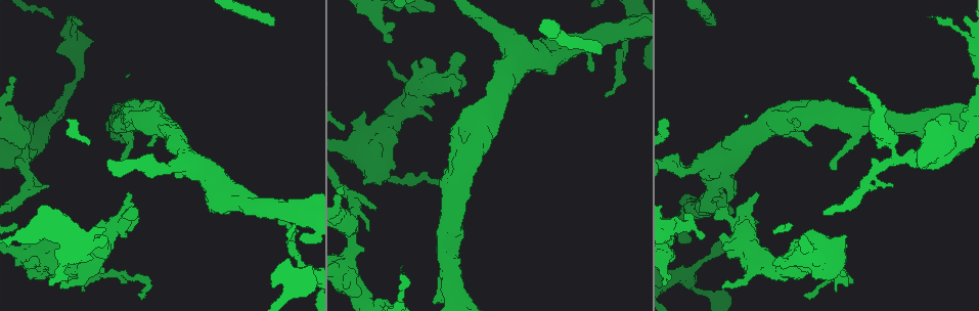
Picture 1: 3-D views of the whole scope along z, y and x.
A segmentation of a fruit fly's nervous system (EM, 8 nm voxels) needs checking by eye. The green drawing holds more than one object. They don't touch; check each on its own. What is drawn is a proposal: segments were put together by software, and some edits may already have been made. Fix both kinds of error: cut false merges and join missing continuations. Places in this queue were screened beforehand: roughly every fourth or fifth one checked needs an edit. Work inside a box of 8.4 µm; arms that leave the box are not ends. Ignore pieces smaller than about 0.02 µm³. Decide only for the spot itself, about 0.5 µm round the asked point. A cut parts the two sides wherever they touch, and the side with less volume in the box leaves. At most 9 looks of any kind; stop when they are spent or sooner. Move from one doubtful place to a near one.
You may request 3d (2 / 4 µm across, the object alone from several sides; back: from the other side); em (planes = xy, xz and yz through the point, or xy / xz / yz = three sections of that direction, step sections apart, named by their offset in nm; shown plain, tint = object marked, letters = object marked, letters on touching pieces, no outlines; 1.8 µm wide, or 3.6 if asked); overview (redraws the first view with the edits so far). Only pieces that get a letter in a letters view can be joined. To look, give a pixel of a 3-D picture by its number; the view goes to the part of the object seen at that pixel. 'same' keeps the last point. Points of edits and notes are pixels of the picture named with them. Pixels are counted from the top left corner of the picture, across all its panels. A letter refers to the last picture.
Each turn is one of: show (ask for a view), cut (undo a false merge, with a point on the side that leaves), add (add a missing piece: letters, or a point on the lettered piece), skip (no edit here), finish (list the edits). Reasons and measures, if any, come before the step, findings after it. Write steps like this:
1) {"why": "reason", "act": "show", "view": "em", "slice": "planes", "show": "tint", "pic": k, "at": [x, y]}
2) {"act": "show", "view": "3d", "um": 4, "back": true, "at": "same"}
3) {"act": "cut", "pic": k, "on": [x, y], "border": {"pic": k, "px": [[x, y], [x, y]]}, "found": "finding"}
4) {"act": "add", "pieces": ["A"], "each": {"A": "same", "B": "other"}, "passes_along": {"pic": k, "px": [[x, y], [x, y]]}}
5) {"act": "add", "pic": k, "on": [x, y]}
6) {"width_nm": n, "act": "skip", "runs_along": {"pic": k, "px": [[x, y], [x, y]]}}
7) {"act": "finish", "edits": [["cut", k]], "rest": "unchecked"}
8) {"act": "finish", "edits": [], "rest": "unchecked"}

{"why": "an open end", "act": "show", "view": "em", "slice": "xy", "step": 8, "show": "letters", "pic": 1, "at": [71, 18]}

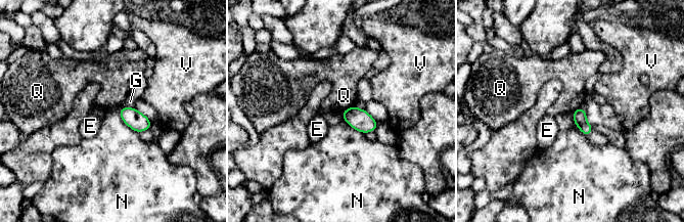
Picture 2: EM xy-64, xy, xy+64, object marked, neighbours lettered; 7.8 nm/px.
{"width_nm": 110, "longest_contact_nm": ["N", 260], "act": "skip", "each": {"E": "other", "G": "other", "N": "other", "Q": "other", "V": "other"}, "found": "no lettered piece goes on from it"}

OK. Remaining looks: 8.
{"why": "arms part here", "act": "show", "view": "em", "um": 3.6, "slice": "yz", "step": 8, "show": "tint", "pic": 1, "at": [452, 290]}

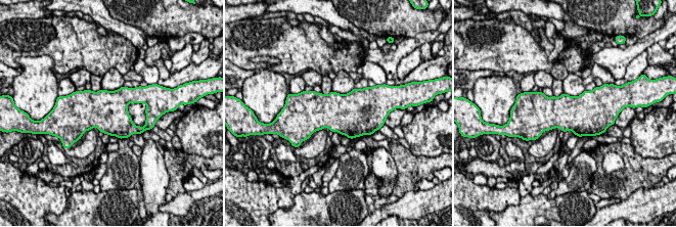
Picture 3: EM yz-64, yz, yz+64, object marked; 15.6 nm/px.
{"why": "another direction", "act": "show", "view": "em", "um": 3.6, "slice": "planes", "show": "letters", "at": "same"}

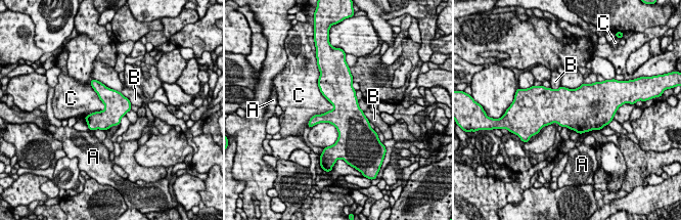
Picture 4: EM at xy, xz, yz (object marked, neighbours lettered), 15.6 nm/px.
{"width_nm": 380, "act": "skip", "each": {"A": "other", "B": "other", "C": "other"}, "border": {"pic": 4, "px": [[317, 80], [333, 107], [307, 124]]}, "found": "continuous, no second neuron"}

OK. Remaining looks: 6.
{"act": "show", "view": "em", "slice": "planes", "show": "letters", "pic": 1, "at": [274, 25]}

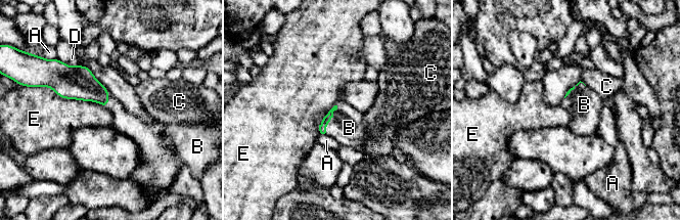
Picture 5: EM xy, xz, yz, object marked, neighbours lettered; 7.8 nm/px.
{"act": "add", "pieces": ["B"], "each": {"A": "other", "B": "same", "C": "other", "D": "other", "E": "other"}, "passes_along": {"pic": 5, "px": [[328, 116], [331, 119], [348, 127]]}, "found": "the neuron continues"}

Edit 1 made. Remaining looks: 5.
{"act": "show", "view": "3d", "um": 4, "pic": 1, "at": [728, 201]}

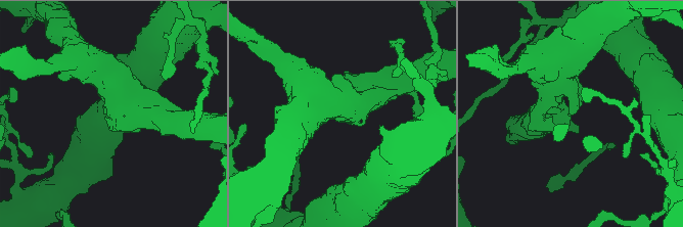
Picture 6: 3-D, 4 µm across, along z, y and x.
{"why": "need the tissue", "act": "show", "view": "em", "slice": "planes", "show": "tint", "pic": 6, "at": [569, 113]}

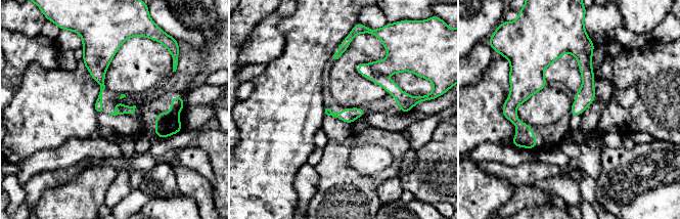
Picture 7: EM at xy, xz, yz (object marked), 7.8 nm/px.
{"why": "what lies round it", "act": "show", "view": "em", "slice": "planes", "show": "letters", "at": "same"}

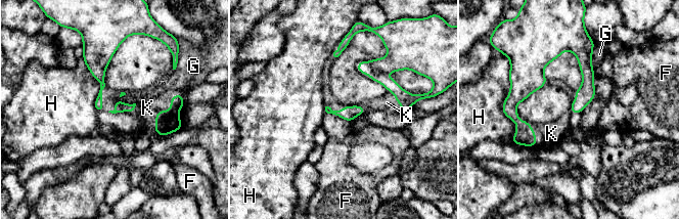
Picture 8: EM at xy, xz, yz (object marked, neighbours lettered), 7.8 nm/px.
{"act": "add", "pieces": ["K"], "each": {"F": "other", "G": "other", "H": "other", "K": "same"}, "found": "the neuron continues"}

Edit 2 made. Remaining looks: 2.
{"act": "finish", "edits": [["add", 5], ["add", 8]], "rest": "unchecked"}

